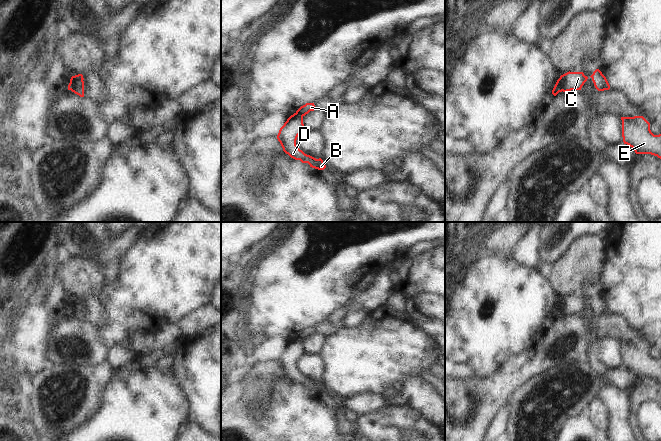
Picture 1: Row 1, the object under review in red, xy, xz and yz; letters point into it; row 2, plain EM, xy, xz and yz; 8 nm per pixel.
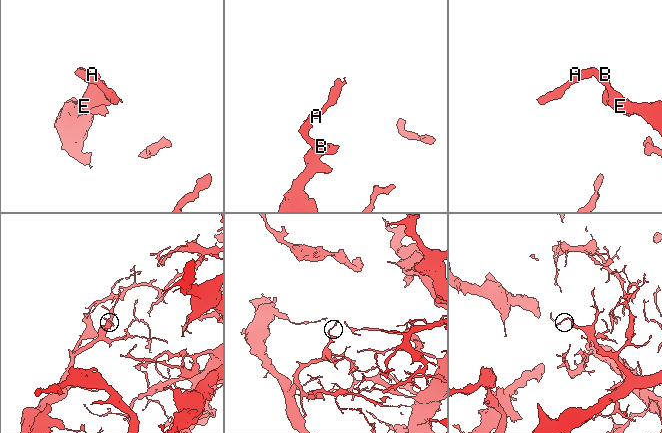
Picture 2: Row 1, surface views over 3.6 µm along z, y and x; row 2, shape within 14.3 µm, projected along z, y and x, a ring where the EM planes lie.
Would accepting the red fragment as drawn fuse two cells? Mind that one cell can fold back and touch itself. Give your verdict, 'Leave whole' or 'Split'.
Split

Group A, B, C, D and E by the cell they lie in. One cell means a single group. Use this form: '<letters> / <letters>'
A / B C D E

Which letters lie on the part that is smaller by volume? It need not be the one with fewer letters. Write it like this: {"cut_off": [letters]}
{"cut_off": ["A"]}

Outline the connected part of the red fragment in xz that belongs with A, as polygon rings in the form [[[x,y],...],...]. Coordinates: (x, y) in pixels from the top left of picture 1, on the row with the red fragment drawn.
[[[306,103],[305,105],[301,106],[297,111],[296,114],[298,114],[300,117],[305,116],[308,114],[310,111],[315,110],[315,105],[314,103]]]

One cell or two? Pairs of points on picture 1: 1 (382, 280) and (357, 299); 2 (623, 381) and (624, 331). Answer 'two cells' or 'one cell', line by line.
1: one cell
2: two cells

